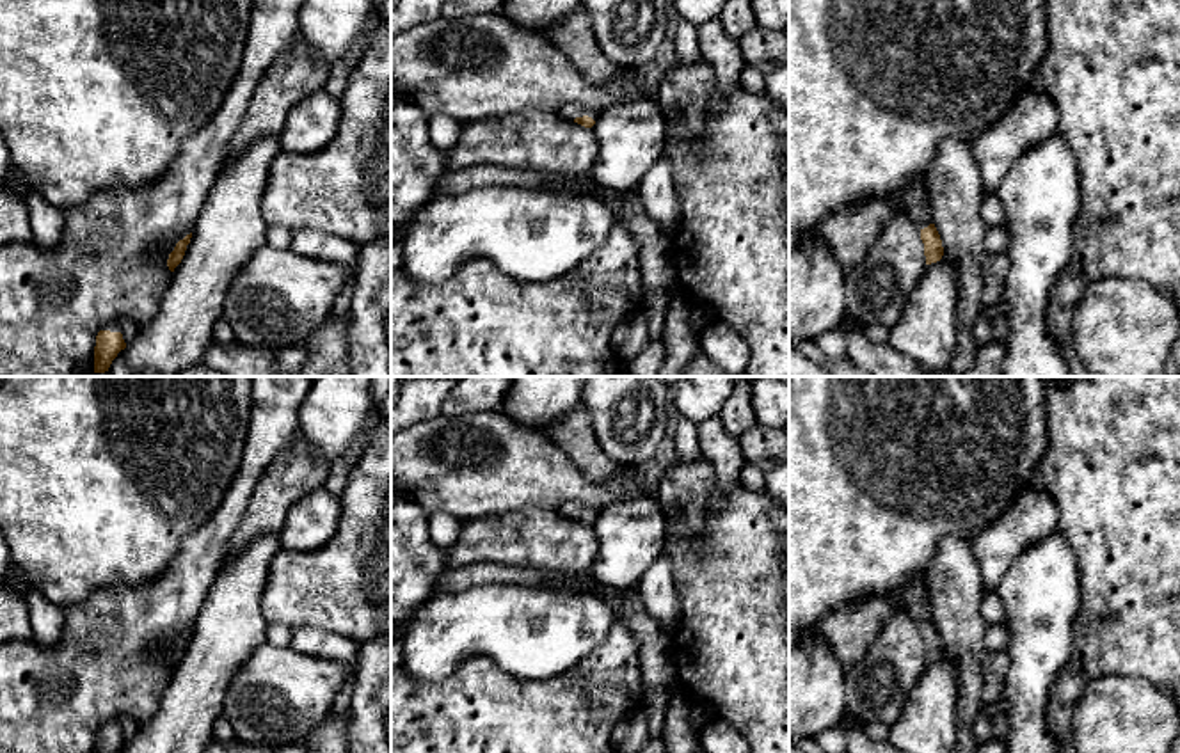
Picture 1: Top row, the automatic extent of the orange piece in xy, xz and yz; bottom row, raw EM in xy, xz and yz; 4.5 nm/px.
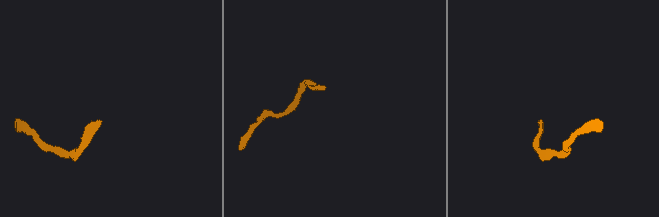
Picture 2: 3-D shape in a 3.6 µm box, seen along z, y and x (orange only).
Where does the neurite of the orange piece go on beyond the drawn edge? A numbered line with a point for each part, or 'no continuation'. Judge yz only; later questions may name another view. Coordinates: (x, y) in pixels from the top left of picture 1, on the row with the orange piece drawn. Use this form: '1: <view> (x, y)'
1: yz (914, 203)

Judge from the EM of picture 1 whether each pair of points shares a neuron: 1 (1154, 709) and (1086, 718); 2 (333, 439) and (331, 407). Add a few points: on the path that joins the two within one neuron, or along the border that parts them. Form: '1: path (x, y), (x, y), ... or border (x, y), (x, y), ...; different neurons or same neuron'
1: path (1138, 718), (1102, 718); same neuron
2: path (333, 432), (333, 414); same neuron

